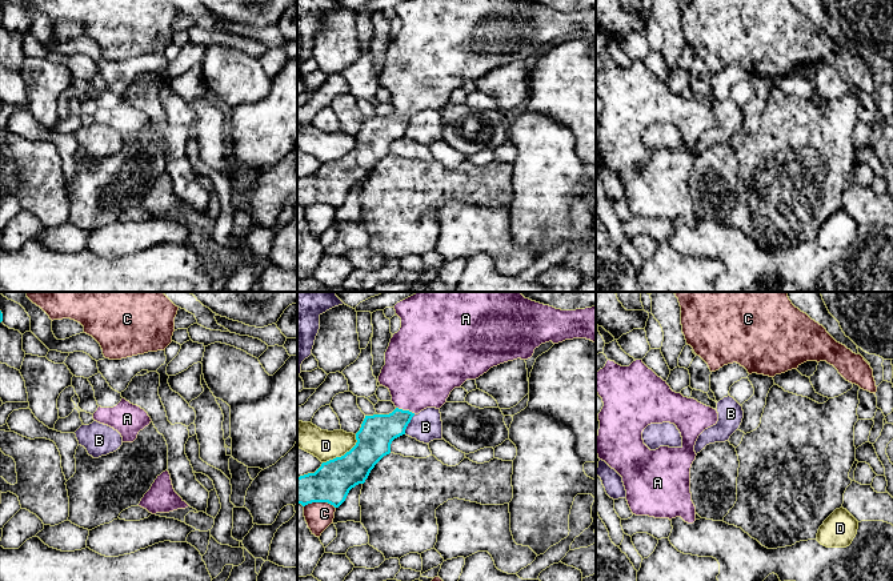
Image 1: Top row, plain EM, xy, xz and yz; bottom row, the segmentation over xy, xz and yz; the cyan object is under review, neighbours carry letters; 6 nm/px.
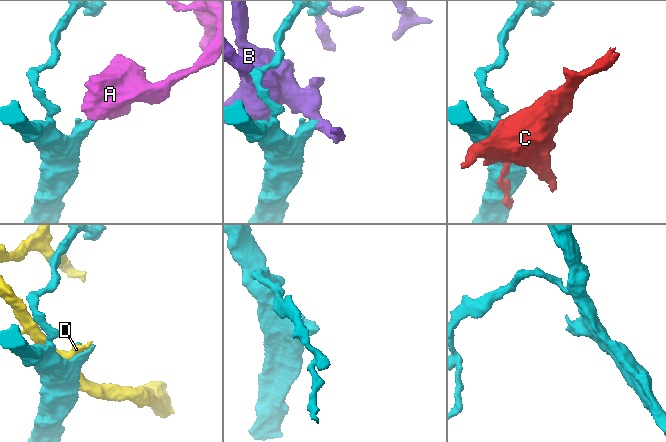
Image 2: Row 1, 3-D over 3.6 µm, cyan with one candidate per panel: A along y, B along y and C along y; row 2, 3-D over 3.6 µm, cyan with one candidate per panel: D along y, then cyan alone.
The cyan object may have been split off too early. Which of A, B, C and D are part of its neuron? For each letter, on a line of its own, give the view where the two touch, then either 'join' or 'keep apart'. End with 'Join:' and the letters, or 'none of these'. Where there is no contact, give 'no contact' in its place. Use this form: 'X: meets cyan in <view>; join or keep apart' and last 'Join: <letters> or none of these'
A: meets cyan in xz; join
B: meets cyan in xz; keep apart
C: meets cyan in xz; keep apart
D: meets cyan in xz; keep apart
Join: A

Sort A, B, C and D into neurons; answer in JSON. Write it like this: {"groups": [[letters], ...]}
{"groups": [["A"], ["B"], ["C"], ["D"]]}

